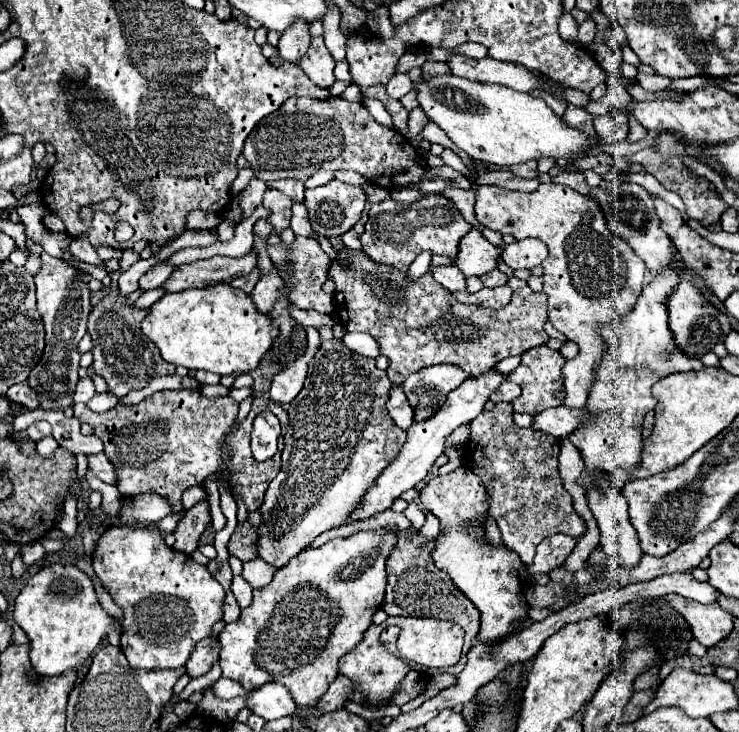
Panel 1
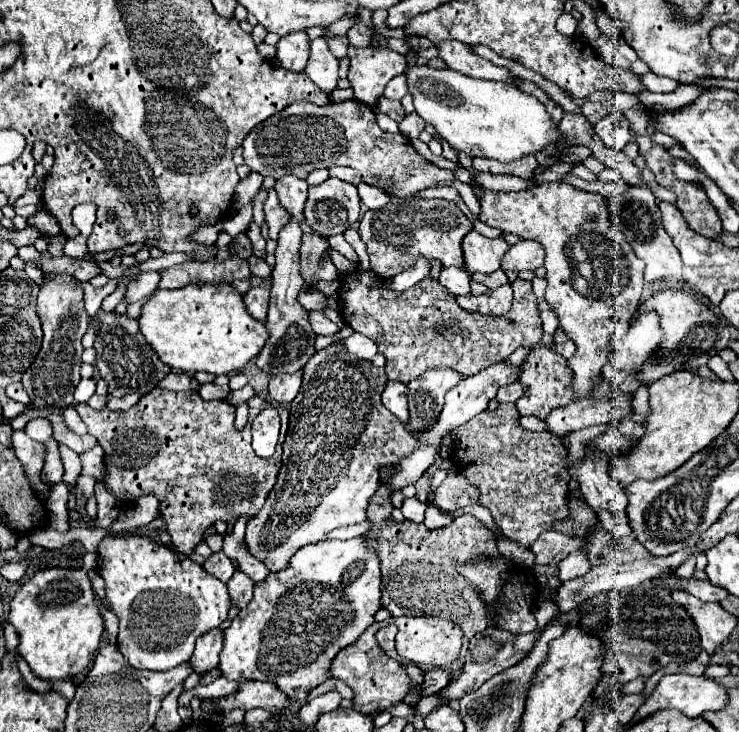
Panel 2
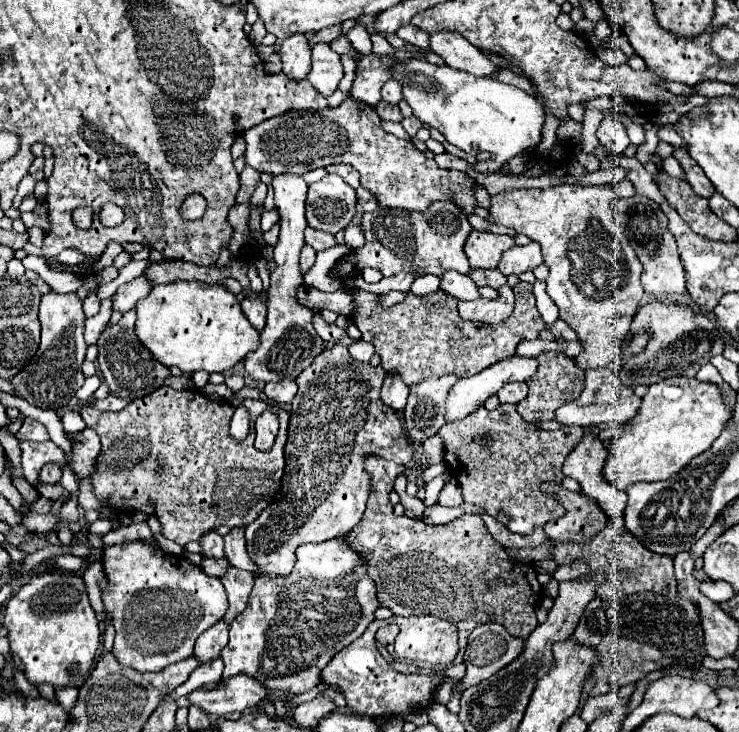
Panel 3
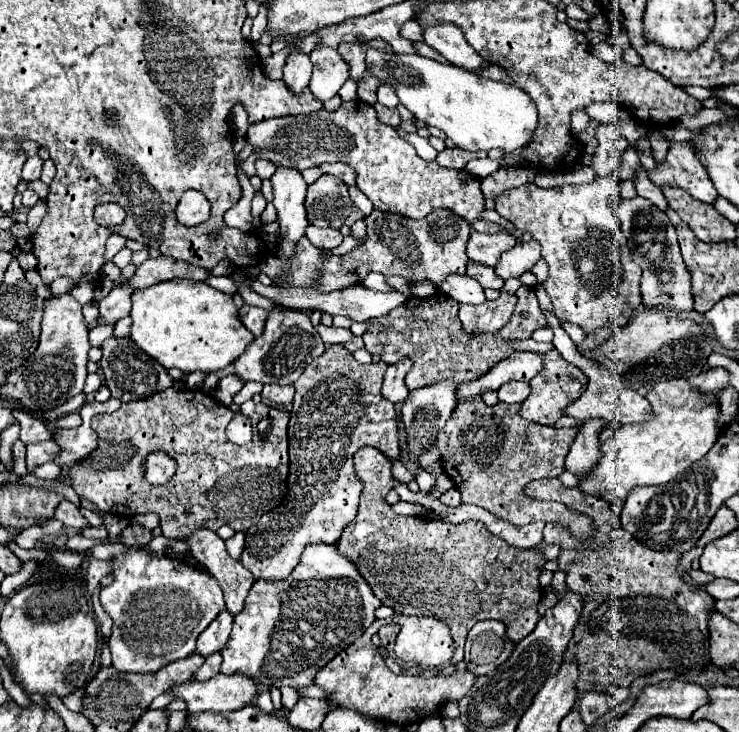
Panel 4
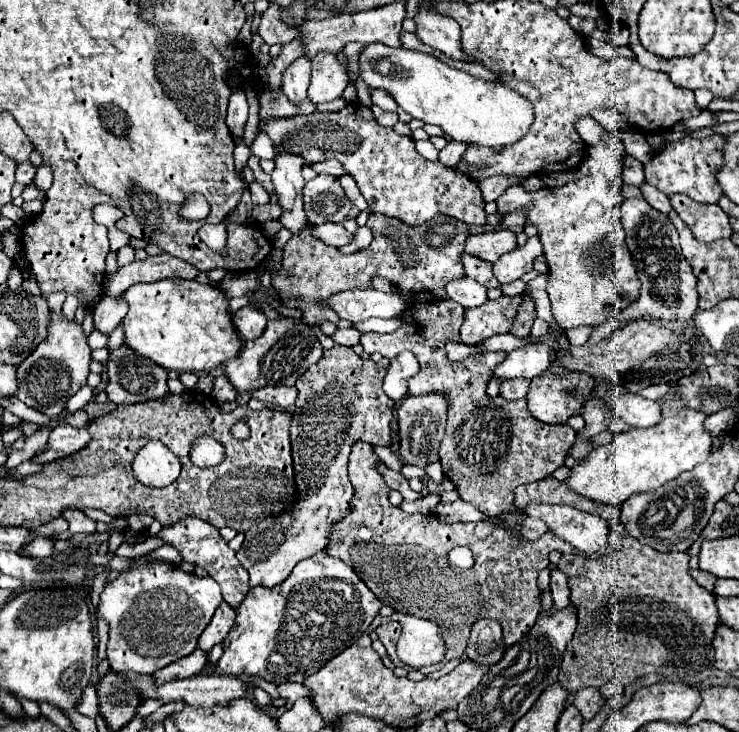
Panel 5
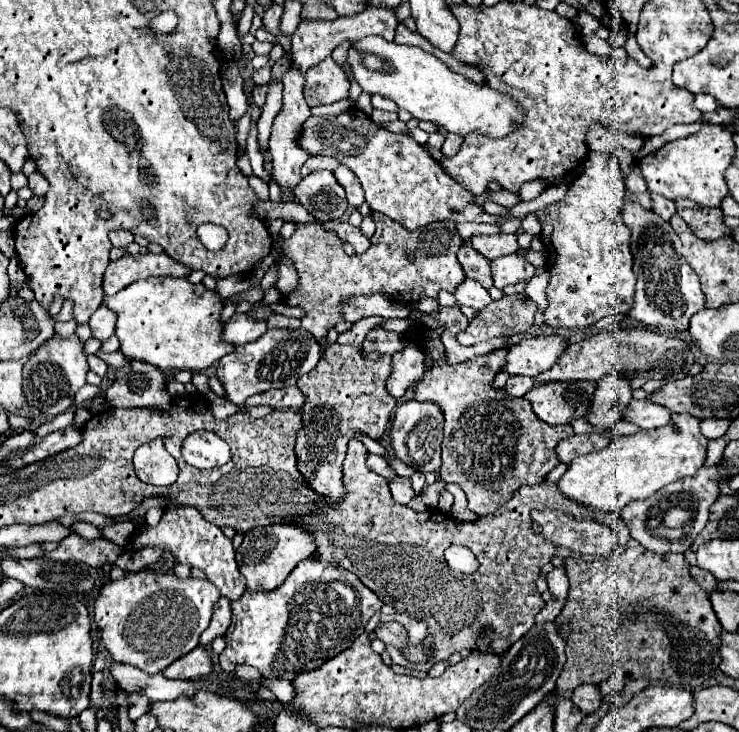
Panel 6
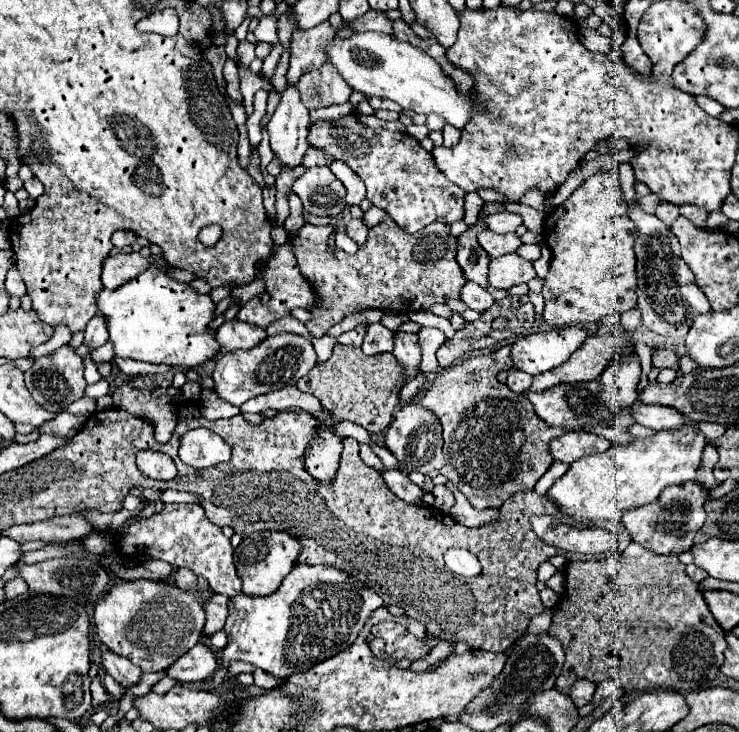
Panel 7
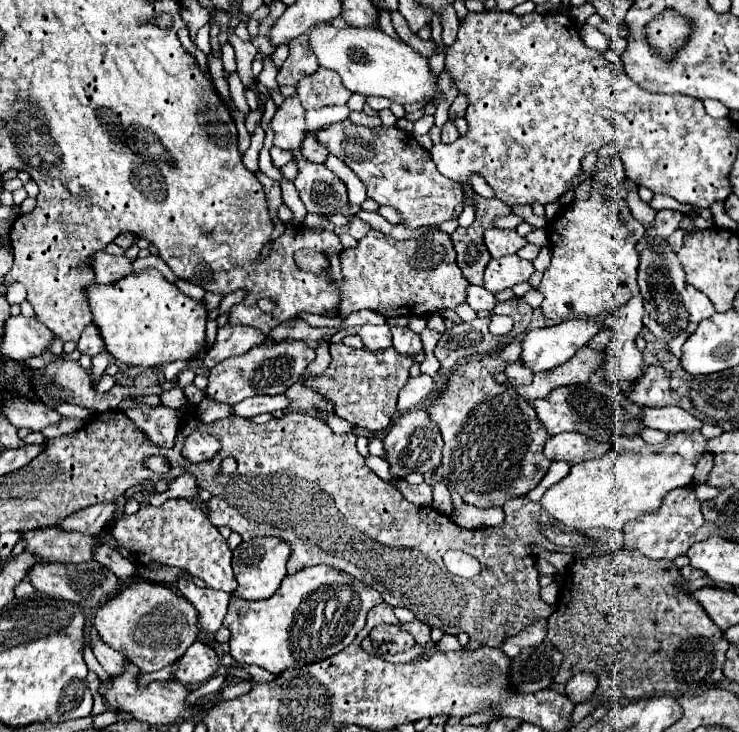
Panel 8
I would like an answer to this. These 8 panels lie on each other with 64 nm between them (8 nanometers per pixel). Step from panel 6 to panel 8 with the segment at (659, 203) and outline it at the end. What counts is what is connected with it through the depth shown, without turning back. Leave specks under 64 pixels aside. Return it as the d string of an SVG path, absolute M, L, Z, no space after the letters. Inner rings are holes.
M660 210L656 214L656 222L652 228L646 230L646 236L654 236L654 238L668 238L674 230L680 228L680 222L682 222L684 214L682 212L676 212L676 210Z

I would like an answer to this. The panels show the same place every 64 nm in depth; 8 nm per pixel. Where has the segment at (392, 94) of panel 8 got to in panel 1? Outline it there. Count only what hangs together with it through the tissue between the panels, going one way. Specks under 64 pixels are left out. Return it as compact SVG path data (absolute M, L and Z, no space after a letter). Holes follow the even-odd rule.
M438 74L438 76L430 76L430 80L422 76L416 84L416 92L418 92L418 104L422 112L430 118L430 122L438 124L448 134L448 138L474 160L482 160L482 162L498 164L498 166L510 166L510 164L520 164L528 160L538 160L542 156L576 158L582 152L586 152L590 146L588 136L578 130L568 128L562 122L562 118L558 118L546 106L544 100L534 98L530 94L516 92L506 86L482 84L482 82L466 80L454 74Z

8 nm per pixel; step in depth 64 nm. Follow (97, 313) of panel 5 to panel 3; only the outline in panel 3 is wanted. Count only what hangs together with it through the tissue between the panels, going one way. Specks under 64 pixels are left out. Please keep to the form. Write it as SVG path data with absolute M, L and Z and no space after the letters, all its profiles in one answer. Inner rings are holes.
M140 276L128 284L122 284L116 294L112 296L112 310L114 312L120 312L120 314L126 314L128 310L134 308L136 300L144 298L148 292L150 292L152 284L146 284L146 280Z

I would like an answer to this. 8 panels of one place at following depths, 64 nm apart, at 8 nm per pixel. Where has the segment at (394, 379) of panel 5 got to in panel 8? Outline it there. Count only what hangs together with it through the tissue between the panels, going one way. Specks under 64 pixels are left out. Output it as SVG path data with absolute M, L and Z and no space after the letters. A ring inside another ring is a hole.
M390 326L392 336L394 336L394 348L400 354L414 356L422 350L422 340L420 334L412 332L408 326Z

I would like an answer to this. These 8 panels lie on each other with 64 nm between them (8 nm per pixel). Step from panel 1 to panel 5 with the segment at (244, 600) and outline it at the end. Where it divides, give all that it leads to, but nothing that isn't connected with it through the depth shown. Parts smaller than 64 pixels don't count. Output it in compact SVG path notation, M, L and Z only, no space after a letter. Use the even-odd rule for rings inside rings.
M186 516L182 520L178 520L176 524L164 526L156 536L162 538L168 546L174 546L180 552L184 562L204 568L208 572L208 576L220 584L222 596L232 608L244 600L246 592L250 590L248 574L242 568L242 564L236 560L236 552L228 546L228 542L220 536L220 532L212 524L208 524L206 520L202 520L198 516Z

